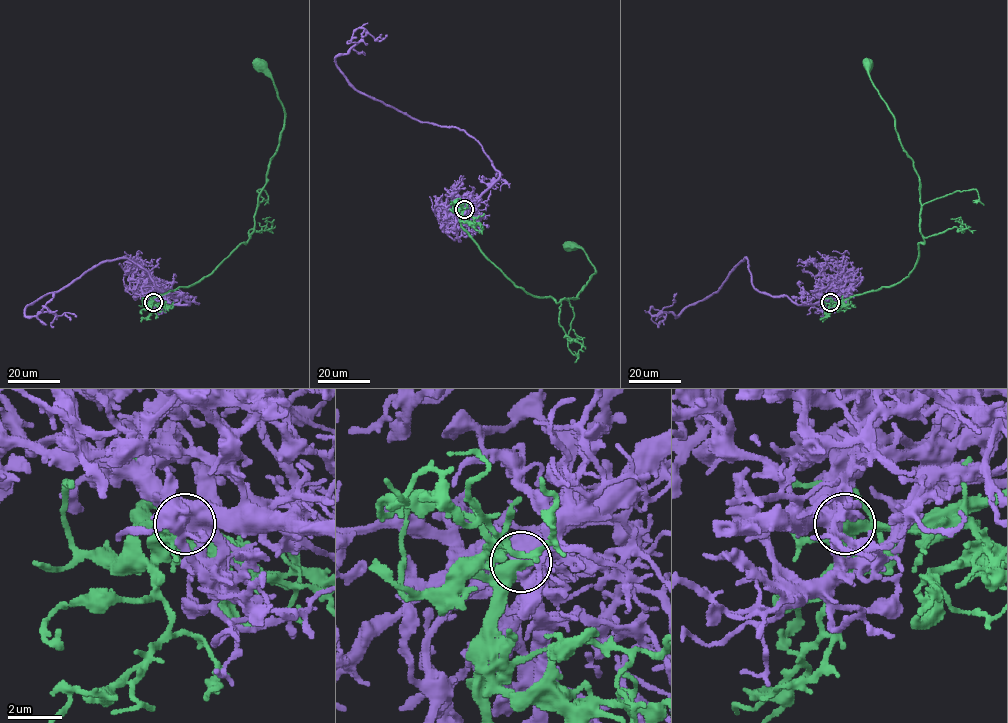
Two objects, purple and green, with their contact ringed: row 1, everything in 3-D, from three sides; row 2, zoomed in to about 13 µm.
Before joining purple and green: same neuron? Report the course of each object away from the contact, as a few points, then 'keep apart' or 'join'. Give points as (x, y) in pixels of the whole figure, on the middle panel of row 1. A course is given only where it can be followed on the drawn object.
purple runs (464, 208), (498, 177), (492, 160), (464, 130), (361, 93), (335, 58), (364, 29), (348, 42), (356, 37); green runs (464, 209), (462, 228), (491, 261), (529, 293), (557, 302), (577, 298), (595, 268), (580, 248), (570, 246); join

